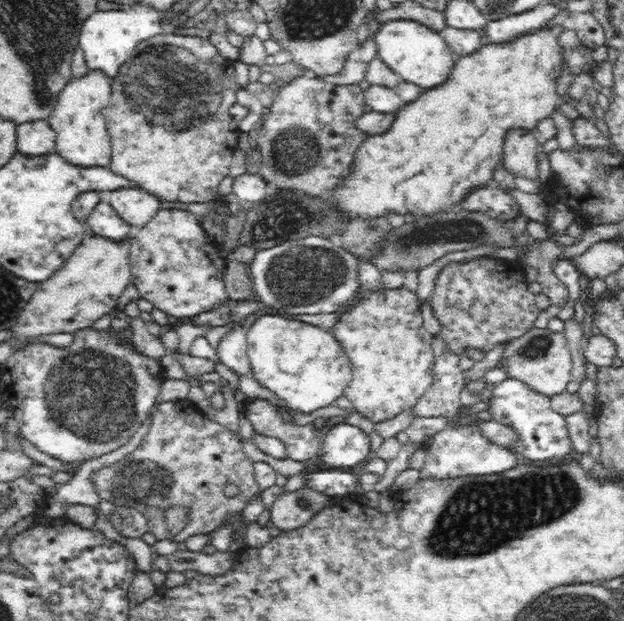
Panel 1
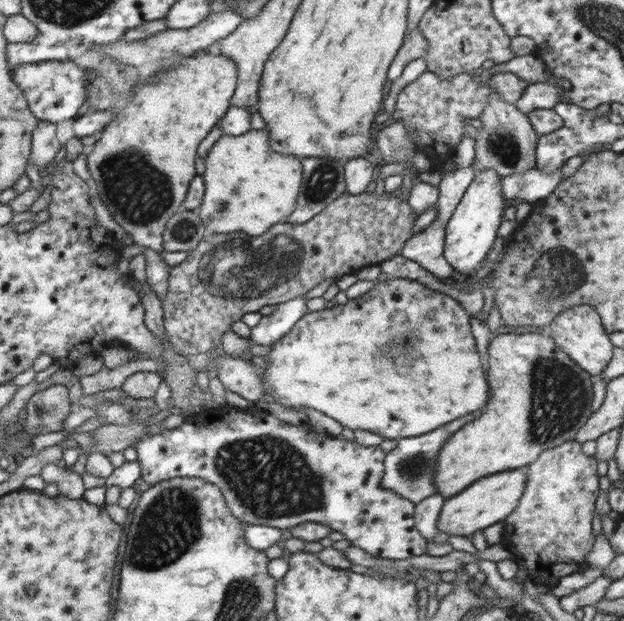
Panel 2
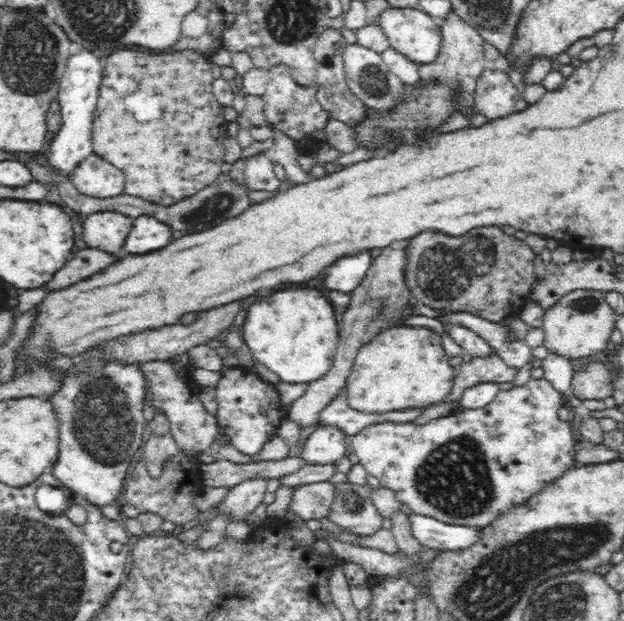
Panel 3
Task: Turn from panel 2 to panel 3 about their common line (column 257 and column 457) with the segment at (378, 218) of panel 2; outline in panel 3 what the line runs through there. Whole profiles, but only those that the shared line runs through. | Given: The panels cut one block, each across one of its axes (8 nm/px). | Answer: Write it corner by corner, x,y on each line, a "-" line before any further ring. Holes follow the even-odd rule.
496,226
476,228
458,237
445,236
437,231
423,231
410,240
405,254
405,283
418,303
434,310
475,314
492,322
500,323
507,317
518,316
530,300
532,284
536,280
533,264
537,254
526,242
504,234

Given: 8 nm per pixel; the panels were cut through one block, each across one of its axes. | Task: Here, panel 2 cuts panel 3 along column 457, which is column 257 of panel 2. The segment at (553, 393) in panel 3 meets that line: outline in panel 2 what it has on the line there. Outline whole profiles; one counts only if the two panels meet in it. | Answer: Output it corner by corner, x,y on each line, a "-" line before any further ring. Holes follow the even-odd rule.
216,406
210,407
210,410
204,409
204,412
200,411
200,415
196,413
196,422
183,423
177,428
163,429
158,434
146,435
134,447
138,452
138,460
143,464
143,480
146,483
155,485
156,483
162,483
164,480
178,477
198,478
209,481
223,490
223,496
226,498
231,512
246,525
264,525
286,530
303,522
318,522
318,524
329,526
333,531
337,531
339,536
348,539
352,545
362,548
362,550
373,554
375,557
405,562
405,559
410,558
410,556
428,554
426,546
428,541
422,538
422,535
415,527
416,504
383,485
383,476
386,474
387,453
382,450
380,445
366,447
356,441
348,441
342,436
334,438
330,434
328,436
326,434
316,434
312,428
306,428
306,432
294,432
296,428
298,426
292,426
292,424
269,414
264,416
264,414
247,413
245,410
237,410
227,406
220,406
220,408

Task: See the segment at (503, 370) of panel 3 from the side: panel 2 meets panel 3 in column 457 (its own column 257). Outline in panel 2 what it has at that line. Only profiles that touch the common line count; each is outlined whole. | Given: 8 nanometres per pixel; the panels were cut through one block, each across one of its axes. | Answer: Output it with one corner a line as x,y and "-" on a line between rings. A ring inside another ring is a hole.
222,356
218,373
225,390
242,396
244,400
256,402
264,396
263,382
260,382
256,366
250,360

